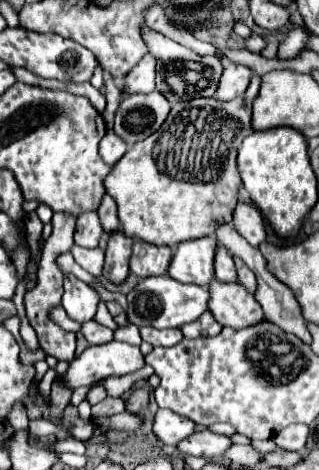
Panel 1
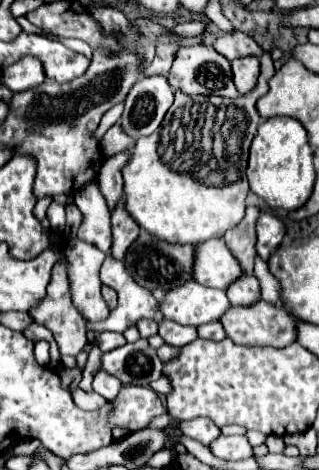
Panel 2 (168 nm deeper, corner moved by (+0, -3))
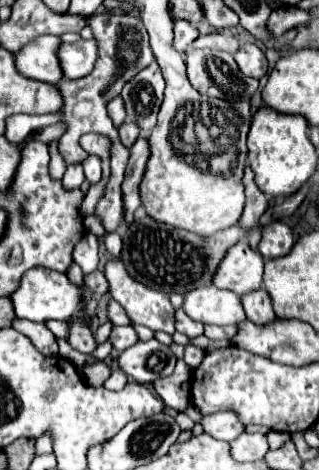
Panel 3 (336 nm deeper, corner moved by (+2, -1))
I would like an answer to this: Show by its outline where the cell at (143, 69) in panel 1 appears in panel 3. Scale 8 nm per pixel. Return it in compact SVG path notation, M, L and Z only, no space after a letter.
M178 20L176 24L174 24L174 48L178 48L178 52L186 52L188 50L188 46L200 36L200 32L198 32L198 28L196 26L192 26L190 22L186 22L186 20Z

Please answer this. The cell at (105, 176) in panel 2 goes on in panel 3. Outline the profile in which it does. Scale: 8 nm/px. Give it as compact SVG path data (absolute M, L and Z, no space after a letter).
M122 122L122 126L118 126L120 132L120 140L124 142L124 146L132 146L136 142L136 138L140 136L140 128L138 124L130 124L130 122Z

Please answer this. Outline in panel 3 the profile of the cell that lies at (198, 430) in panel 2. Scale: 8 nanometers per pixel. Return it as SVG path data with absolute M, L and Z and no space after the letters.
M218 412L218 414L204 416L202 426L204 426L204 432L206 434L214 436L216 440L226 440L226 442L232 442L246 428L238 420L238 416L234 416L234 412Z

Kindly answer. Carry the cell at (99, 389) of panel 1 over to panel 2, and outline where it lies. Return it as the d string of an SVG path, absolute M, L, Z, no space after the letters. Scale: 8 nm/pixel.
M98 372L94 376L92 386L94 386L94 392L98 392L100 396L104 396L106 400L114 400L118 396L120 388L122 388L122 382L118 378L106 374L106 372Z

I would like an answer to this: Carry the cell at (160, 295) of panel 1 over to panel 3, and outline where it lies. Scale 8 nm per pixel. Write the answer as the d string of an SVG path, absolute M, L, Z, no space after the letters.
M214 286L196 288L184 298L184 310L190 318L202 324L240 324L246 320L240 296L230 290L218 290Z

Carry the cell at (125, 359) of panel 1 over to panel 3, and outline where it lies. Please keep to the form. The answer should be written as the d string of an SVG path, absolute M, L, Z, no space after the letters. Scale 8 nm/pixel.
M156 338L148 342L138 342L124 350L118 358L120 368L140 384L150 384L158 378L170 376L176 364L176 356L170 348Z

